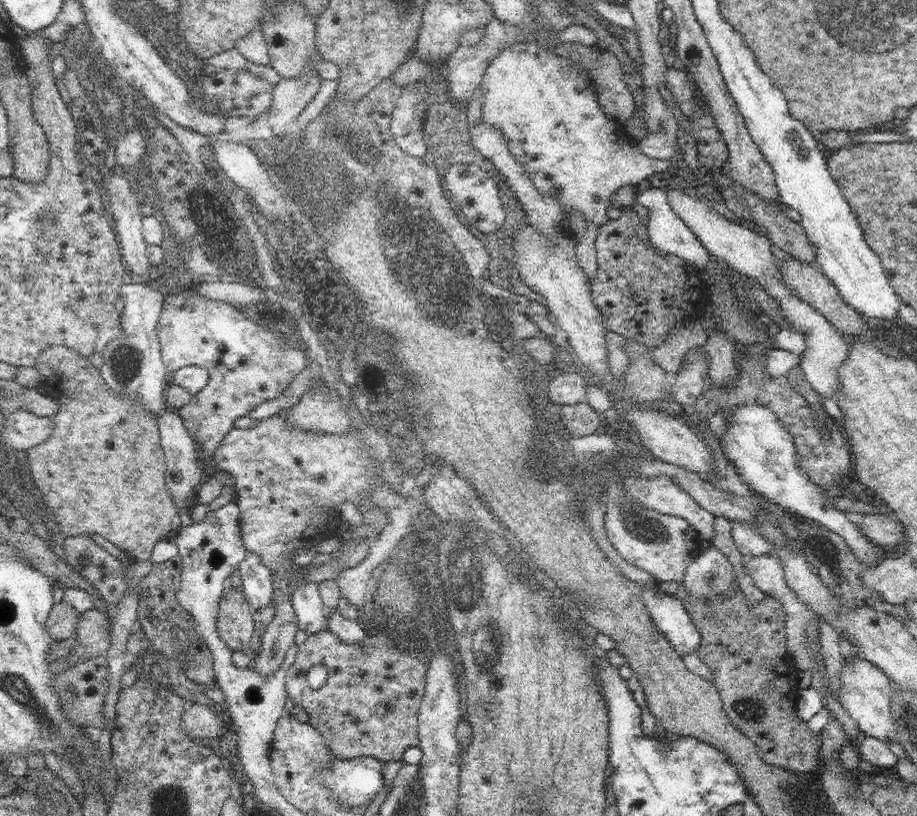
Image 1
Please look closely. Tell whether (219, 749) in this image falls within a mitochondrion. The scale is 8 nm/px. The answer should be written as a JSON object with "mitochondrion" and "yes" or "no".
{"mitochondrion":"no"}

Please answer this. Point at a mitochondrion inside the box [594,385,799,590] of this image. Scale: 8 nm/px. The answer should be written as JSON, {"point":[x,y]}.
{"point":[651,532]}

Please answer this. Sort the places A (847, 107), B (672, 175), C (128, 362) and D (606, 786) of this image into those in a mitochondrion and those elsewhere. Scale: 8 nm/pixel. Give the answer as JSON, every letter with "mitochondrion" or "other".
{"A":"other","B":"other","C":"mitochondrion","D":"other"}

